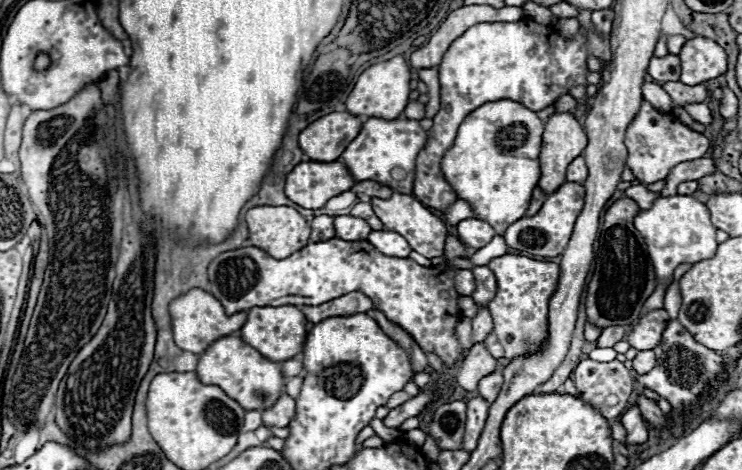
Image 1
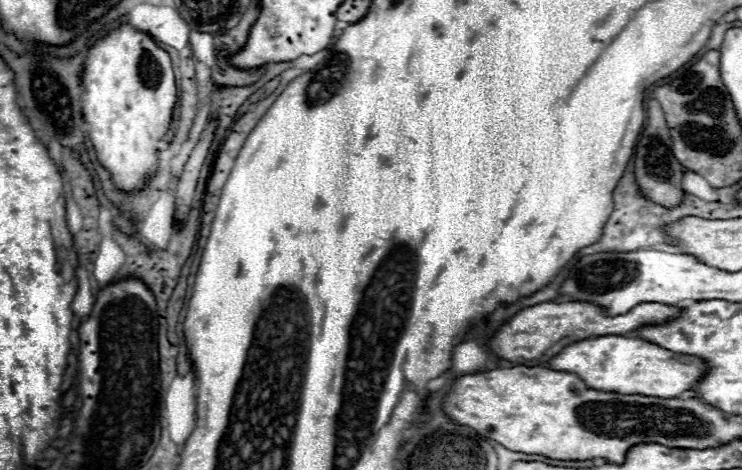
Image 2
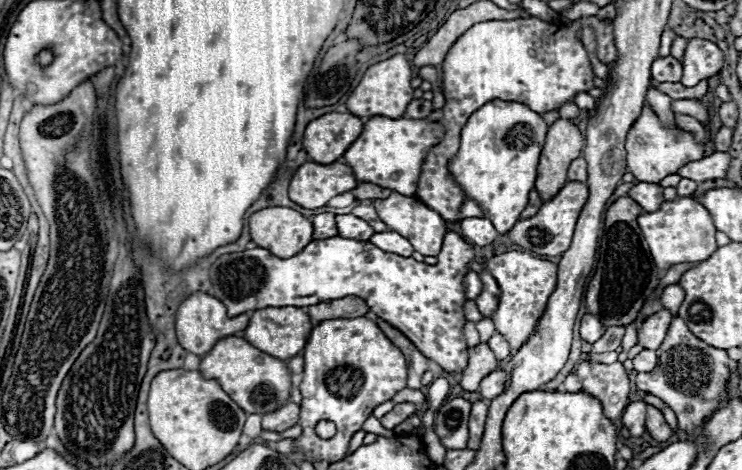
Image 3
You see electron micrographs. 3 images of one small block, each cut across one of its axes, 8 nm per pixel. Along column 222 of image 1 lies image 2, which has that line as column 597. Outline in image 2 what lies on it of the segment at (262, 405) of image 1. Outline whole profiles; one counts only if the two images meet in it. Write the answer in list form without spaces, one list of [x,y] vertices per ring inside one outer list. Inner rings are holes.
[[[598,336],[568,344],[544,366],[550,370],[576,374],[580,380],[584,380],[586,388],[592,390],[616,394],[644,394],[656,398],[672,398],[680,392],[692,390],[692,386],[700,380],[700,374],[704,374],[704,364],[698,358],[672,354],[656,344],[624,336]]]

